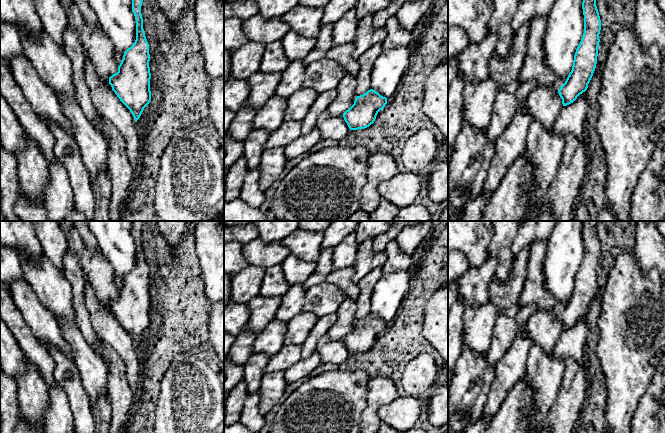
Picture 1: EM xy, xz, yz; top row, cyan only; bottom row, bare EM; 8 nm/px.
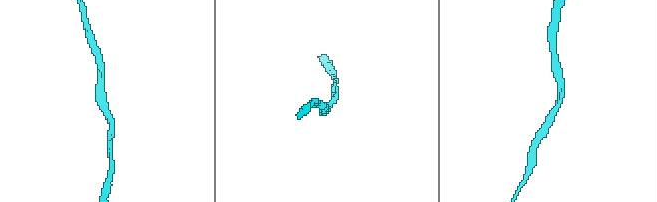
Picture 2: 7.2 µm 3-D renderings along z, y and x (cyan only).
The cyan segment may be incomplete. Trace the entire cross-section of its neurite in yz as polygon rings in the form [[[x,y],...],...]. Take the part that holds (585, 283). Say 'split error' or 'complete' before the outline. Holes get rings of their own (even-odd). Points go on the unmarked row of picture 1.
complete; [[[583,221],[584,257],[574,279],[572,294],[558,317],[563,330],[573,327],[585,316],[597,288],[601,244],[597,221]]]

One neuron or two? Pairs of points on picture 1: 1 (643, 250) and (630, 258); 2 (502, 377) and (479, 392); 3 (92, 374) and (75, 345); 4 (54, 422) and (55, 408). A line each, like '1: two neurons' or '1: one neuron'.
1: two neurons
2: two neurons
3: one neuron
4: one neuron

